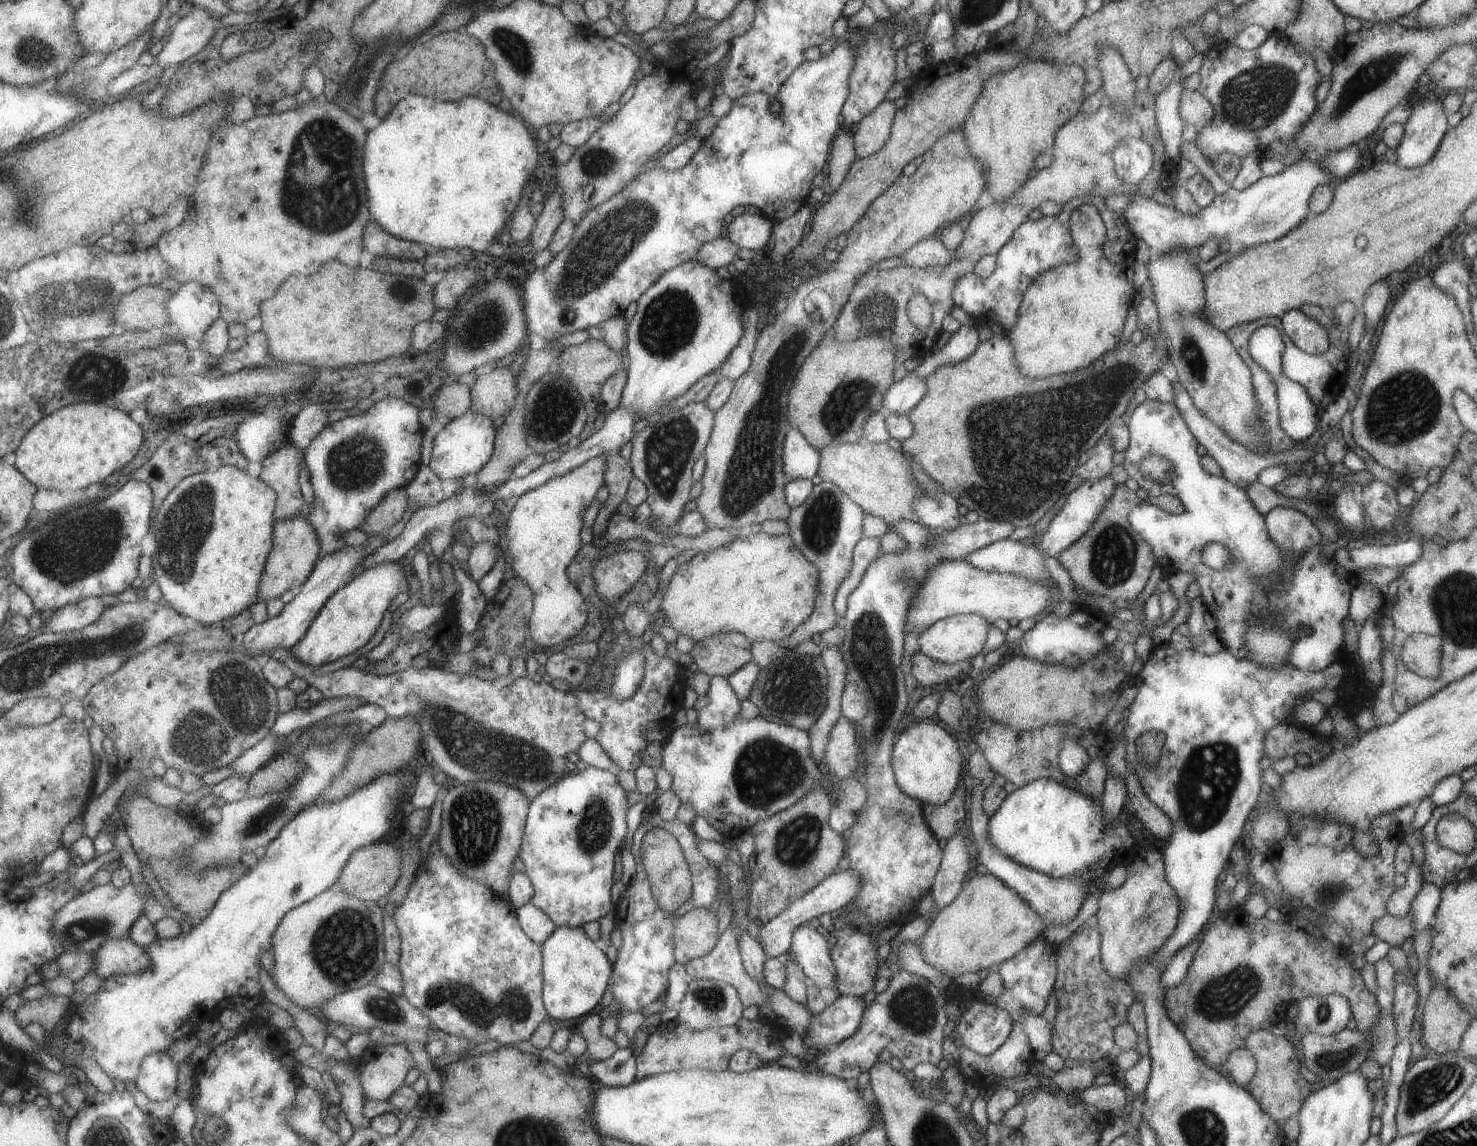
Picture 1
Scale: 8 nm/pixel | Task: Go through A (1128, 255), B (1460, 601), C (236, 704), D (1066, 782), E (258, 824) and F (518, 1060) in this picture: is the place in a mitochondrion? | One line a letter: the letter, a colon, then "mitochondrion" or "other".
A: other
B: mitochondrion
C: mitochondrion
D: other
E: mitochondrion
F: other

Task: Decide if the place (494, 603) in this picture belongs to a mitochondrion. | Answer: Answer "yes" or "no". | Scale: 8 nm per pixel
no

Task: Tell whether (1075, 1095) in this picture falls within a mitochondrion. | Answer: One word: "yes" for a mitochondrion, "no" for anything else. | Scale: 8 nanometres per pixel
no

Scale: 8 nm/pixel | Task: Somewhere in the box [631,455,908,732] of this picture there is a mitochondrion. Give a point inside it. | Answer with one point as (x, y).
(870, 657)

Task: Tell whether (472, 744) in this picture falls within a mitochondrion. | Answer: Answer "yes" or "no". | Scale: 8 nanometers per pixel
yes

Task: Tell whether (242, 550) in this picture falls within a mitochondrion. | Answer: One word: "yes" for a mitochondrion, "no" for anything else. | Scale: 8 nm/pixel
no

